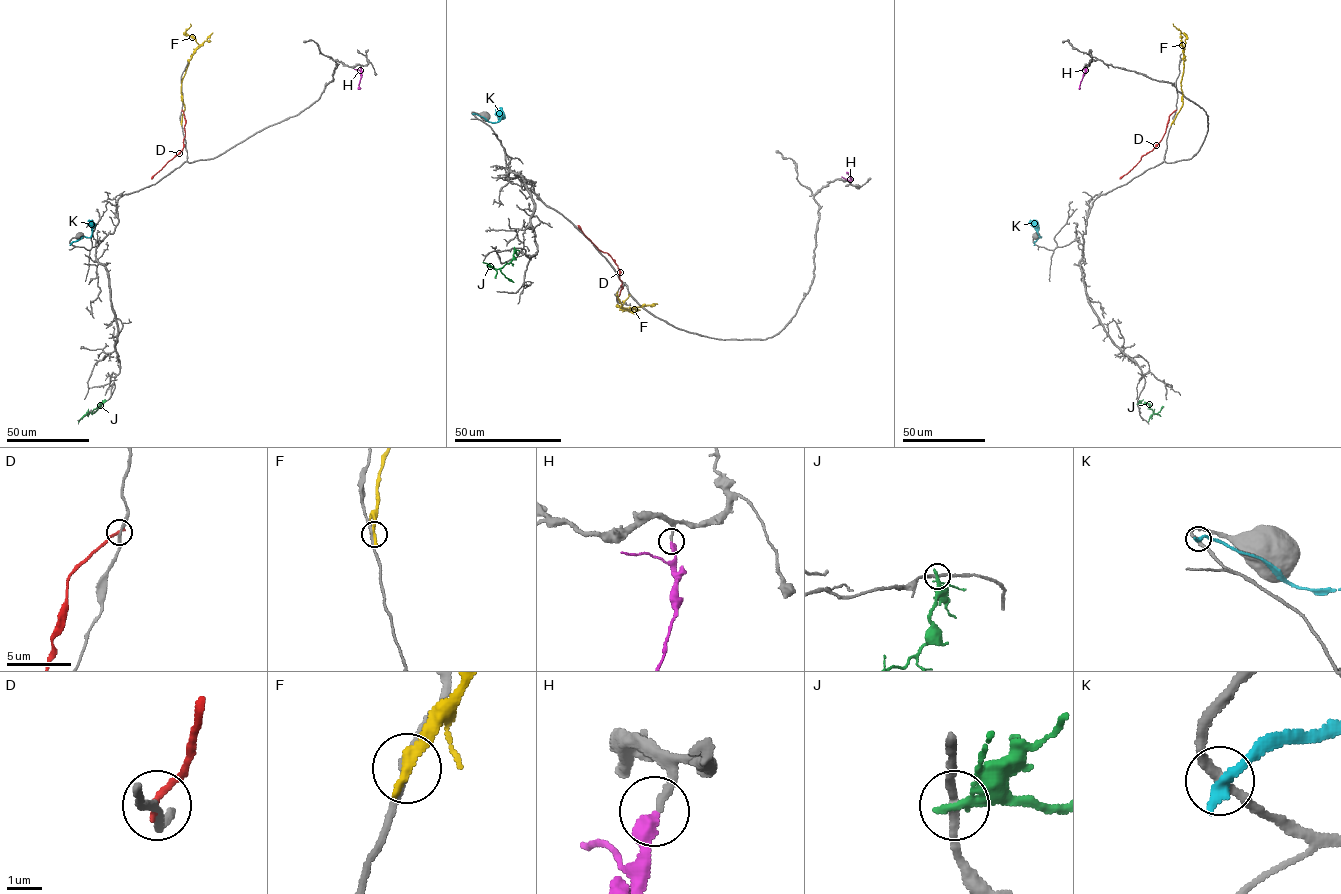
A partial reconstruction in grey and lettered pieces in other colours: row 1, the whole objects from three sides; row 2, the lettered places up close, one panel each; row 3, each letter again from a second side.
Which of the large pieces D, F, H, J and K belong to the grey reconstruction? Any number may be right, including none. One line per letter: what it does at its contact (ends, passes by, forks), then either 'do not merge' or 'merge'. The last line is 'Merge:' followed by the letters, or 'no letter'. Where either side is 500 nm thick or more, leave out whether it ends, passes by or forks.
D: it ends there; do not merge
F: it ends there; do not merge
H: it ends there; merge
J: it ends there; do not merge
K: it ends there; do not merge
Merge: H

